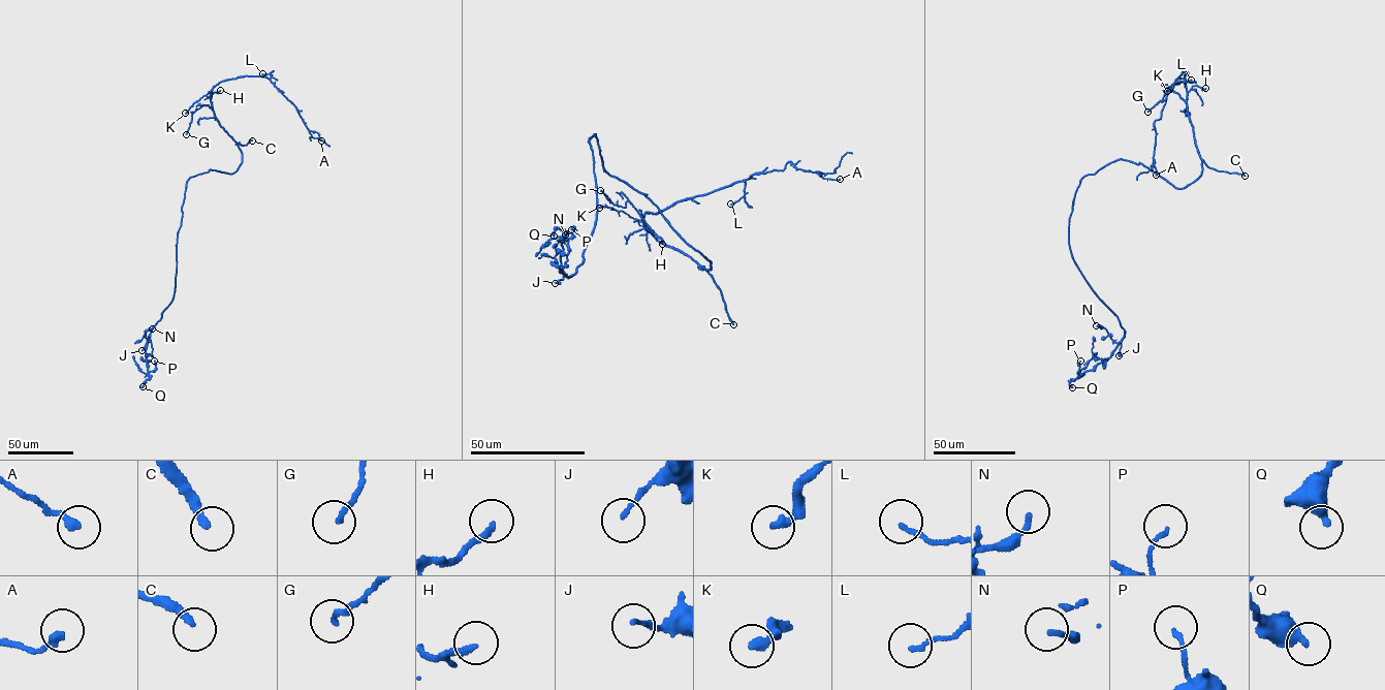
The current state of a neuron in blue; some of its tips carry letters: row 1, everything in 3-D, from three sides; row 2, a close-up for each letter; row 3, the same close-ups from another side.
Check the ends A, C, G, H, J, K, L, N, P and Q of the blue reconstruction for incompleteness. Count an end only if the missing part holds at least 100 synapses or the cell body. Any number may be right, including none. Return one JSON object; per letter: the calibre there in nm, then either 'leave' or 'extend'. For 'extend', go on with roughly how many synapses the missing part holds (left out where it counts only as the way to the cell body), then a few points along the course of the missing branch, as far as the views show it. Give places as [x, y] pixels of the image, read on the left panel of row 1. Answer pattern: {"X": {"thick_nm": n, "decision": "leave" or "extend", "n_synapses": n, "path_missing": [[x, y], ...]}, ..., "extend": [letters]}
{"A": {"thick_nm": 280, "decision": "leave"}, "C": {"thick_nm": 240, "decision": "extend", "path_missing": [[252, 140], [253, 144], [247, 144], [238, 133], [239, 113]]}, "G": {"thick_nm": 170, "decision": "leave"}, "H": {"thick_nm": 220, "decision": "leave"}, "J": {"thick_nm": 130, "decision": "leave"}, "K": {"thick_nm": 320, "decision": "leave"}, "L": {"thick_nm": 130, "decision": "leave"}, "N": {"thick_nm": 180, "decision": "leave"}, "P": {"thick_nm": 130, "decision": "leave"}, "Q": {"thick_nm": 460, "decision": "leave"}, "extend": ["C"]}

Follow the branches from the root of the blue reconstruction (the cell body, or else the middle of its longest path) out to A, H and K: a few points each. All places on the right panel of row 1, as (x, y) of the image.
A: (1143, 165), (1181, 189), (1201, 175), (1188, 111), (1188, 72), (1176, 80), (1154, 122), (1156, 175)
H: (1143, 165), (1181, 189), (1201, 175), (1202, 159), (1186, 98), (1193, 86), (1205, 88)
K: (1143, 165), (1181, 189), (1201, 175), (1202, 159), (1188, 111), (1185, 83), (1174, 83), (1167, 91)

